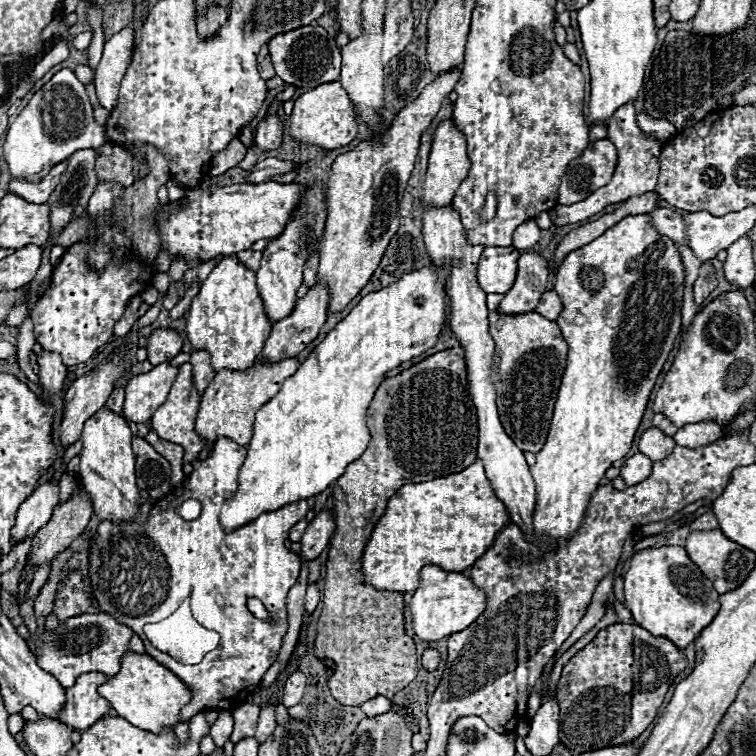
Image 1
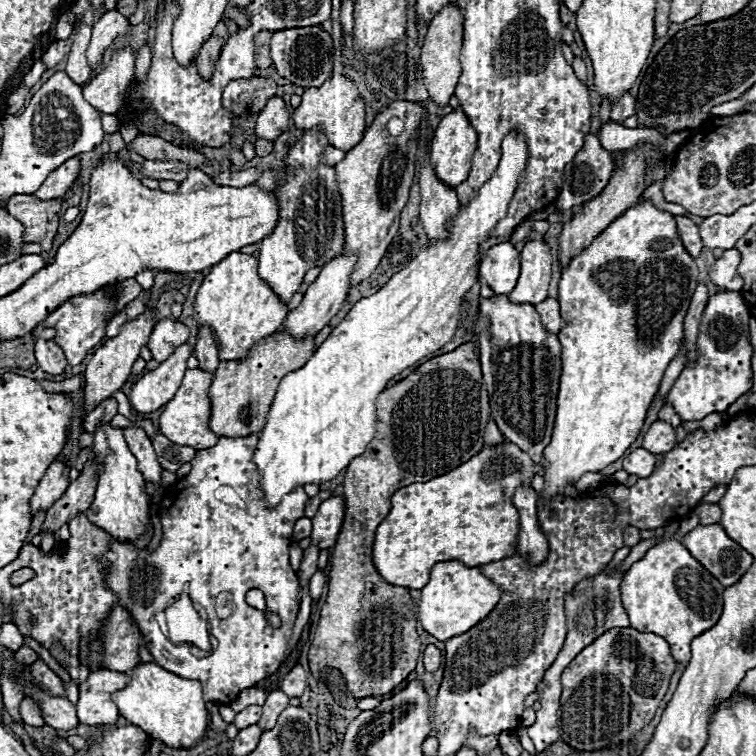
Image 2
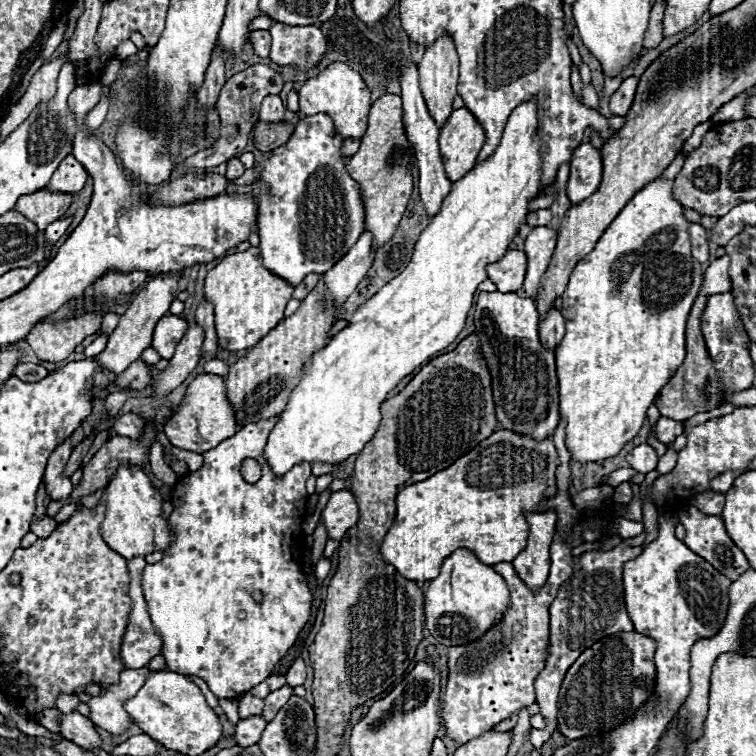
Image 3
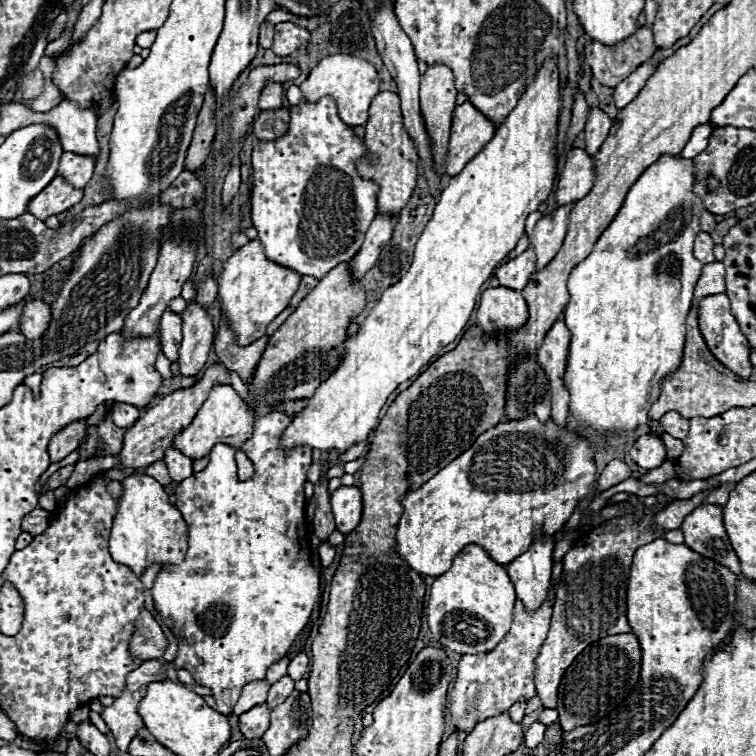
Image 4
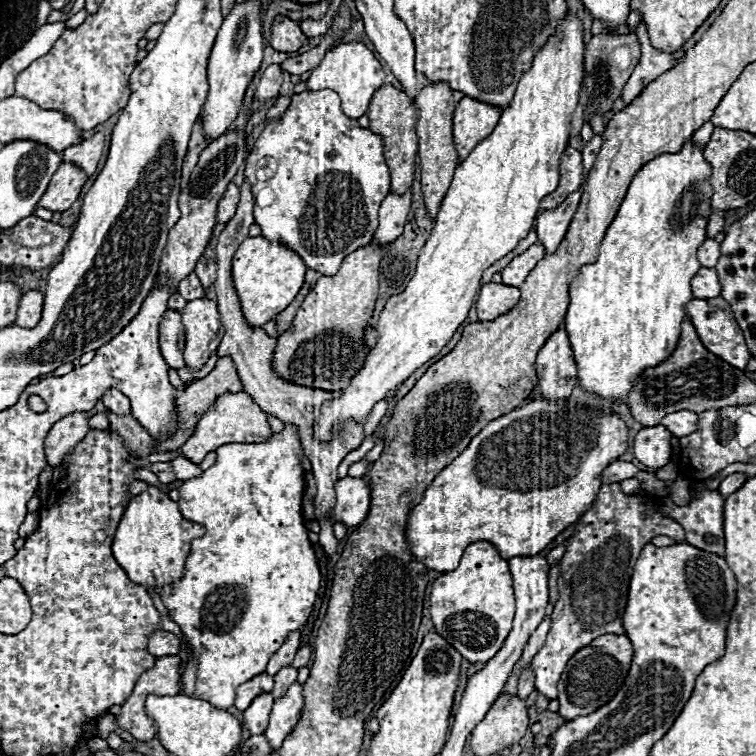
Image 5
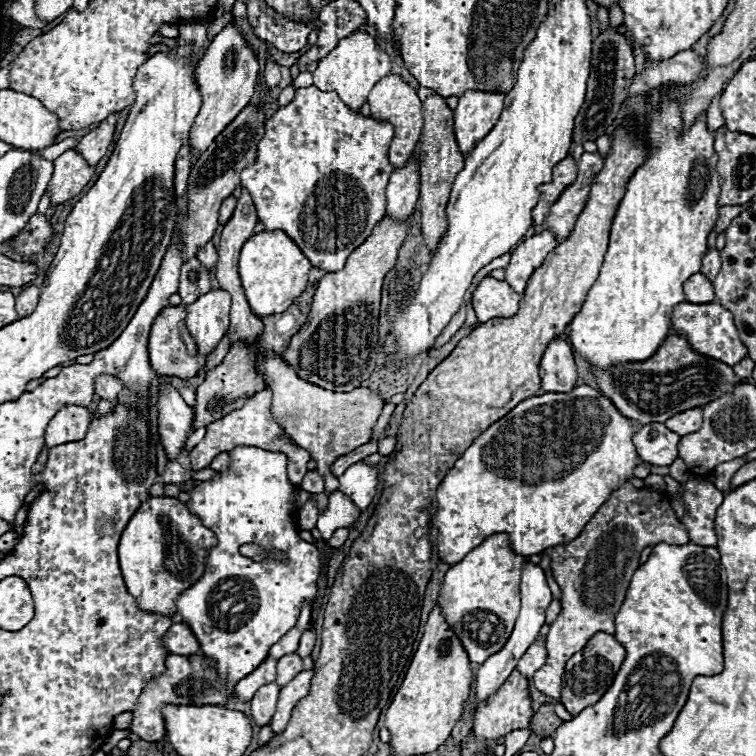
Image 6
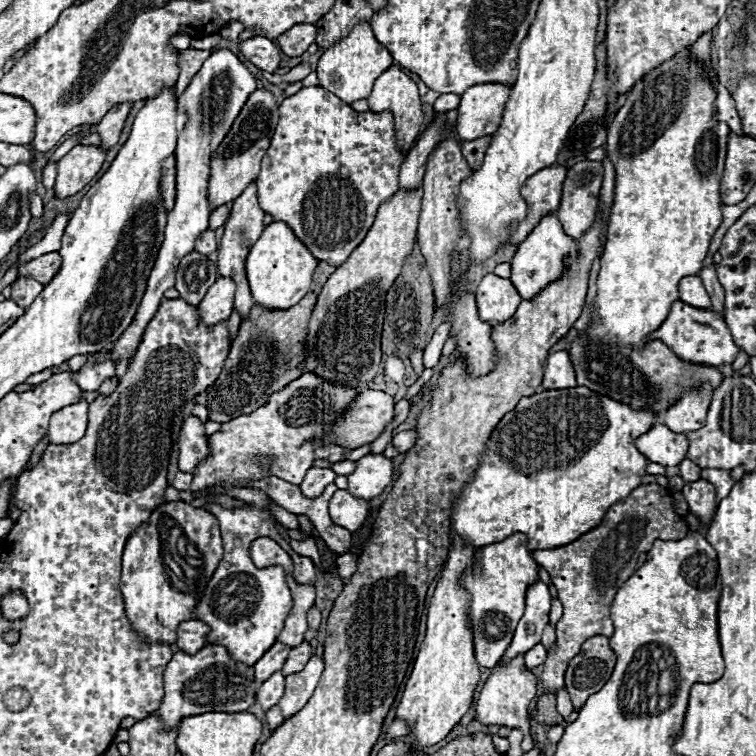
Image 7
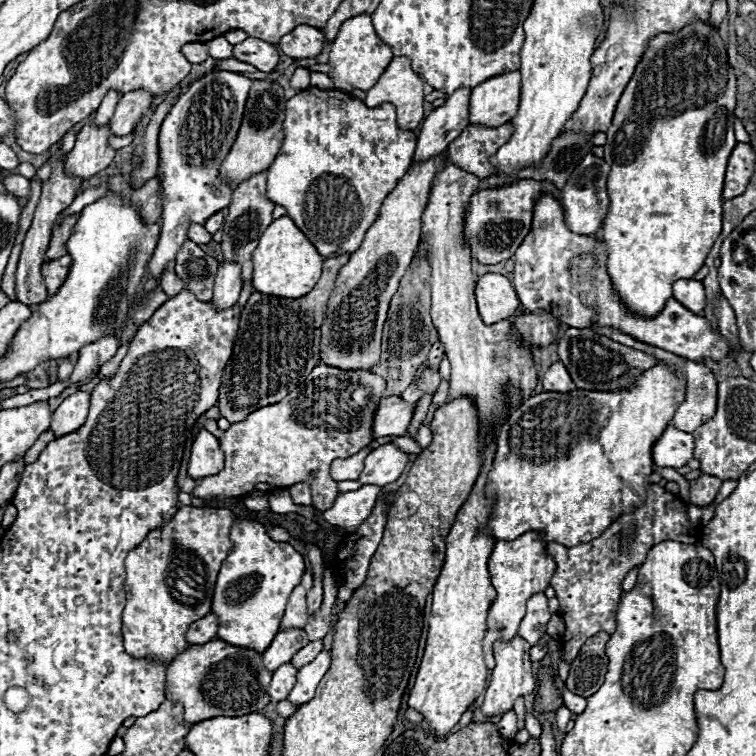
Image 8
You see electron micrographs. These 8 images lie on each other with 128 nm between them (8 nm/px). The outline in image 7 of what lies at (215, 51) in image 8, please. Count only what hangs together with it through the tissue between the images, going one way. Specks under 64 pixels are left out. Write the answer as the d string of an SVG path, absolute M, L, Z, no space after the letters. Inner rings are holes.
M206 36L200 40L192 40L190 46L196 50L212 50L212 48L218 48L220 40L222 40L222 36Z

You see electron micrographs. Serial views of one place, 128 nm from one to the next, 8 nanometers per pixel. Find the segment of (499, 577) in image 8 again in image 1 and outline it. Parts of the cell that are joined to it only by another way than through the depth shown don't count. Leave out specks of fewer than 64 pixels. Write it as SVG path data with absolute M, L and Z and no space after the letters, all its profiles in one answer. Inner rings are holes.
M424 566L420 572L420 586L410 602L412 628L420 640L436 642L468 628L484 612L484 608L486 594L474 586L470 576L464 576L462 572L448 572L440 566Z

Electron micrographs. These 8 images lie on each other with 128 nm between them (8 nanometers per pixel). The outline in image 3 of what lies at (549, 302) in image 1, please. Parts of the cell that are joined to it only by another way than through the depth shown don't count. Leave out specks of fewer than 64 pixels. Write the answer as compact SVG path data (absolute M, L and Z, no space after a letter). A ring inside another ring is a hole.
M552 308L548 312L548 316L540 322L540 342L546 350L550 352L556 352L556 348L560 346L564 334L566 334L566 326L564 326L564 316Z

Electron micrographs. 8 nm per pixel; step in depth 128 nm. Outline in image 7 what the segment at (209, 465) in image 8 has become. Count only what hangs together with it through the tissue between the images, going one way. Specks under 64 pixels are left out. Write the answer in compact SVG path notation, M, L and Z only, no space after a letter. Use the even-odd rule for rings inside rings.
M190 416L184 420L180 430L180 456L178 466L182 472L194 474L198 464L212 456L208 446L208 436L204 434L204 422L196 416Z

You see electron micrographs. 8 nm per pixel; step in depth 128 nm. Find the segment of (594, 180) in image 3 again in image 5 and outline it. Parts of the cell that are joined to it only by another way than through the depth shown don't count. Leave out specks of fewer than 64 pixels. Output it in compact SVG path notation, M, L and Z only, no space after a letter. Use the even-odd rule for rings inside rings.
M568 146L562 154L558 170L560 170L560 184L552 194L548 194L540 200L540 210L556 208L558 204L562 204L566 200L568 194L572 194L576 188L582 186L582 172L584 170L582 170L582 156L578 150Z

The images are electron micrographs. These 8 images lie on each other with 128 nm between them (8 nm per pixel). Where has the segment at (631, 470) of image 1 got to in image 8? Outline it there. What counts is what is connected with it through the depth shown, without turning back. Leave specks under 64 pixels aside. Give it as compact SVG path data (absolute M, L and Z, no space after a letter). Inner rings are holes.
M668 426L660 440L652 448L652 458L656 466L662 468L680 468L686 466L694 456L694 438L690 432L682 432L674 426Z

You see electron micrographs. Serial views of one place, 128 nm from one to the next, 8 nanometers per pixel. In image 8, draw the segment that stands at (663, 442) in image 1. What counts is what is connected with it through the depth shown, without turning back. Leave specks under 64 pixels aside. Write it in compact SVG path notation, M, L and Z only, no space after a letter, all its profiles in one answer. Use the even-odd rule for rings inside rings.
M596 328L596 330L598 330L602 336L608 336L608 338L616 340L616 342L620 342L620 344L624 344L624 346L630 346L630 348L634 348L634 350L646 352L646 354L658 358L658 360L664 360L664 362L672 364L674 368L678 368L678 374L682 374L682 376L686 378L686 398L684 398L684 402L676 408L676 414L674 414L674 418L672 418L672 426L676 426L676 428L680 428L680 430L684 430L684 432L694 432L700 424L708 422L708 420L714 416L714 412L716 412L716 392L718 392L718 390L716 390L716 378L714 378L714 374L712 374L710 368L706 368L704 364L696 364L696 362L692 362L692 360L684 360L684 358L680 358L680 356L676 356L676 354L672 354L672 352L664 352L664 350L660 350L660 348L654 348L654 346L648 346L648 344L644 344L644 342L638 342L638 340L634 340L634 338L628 336L628 334L616 332L614 328Z

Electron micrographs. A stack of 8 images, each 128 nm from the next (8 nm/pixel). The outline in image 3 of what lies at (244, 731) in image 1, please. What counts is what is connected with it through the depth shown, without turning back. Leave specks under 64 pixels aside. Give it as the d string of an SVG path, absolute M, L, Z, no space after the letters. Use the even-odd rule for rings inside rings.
M244 692L238 700L238 712L240 712L240 718L248 718L248 716L256 716L260 714L264 708L264 700L250 694L250 692Z

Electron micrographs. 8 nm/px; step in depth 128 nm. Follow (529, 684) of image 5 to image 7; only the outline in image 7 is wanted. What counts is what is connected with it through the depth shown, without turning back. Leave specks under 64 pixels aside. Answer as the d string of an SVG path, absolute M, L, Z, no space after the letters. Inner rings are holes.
M536 644L534 648L530 648L530 650L524 654L524 660L526 660L526 666L528 666L528 668L540 666L540 664L546 660L546 648L544 648L542 644Z

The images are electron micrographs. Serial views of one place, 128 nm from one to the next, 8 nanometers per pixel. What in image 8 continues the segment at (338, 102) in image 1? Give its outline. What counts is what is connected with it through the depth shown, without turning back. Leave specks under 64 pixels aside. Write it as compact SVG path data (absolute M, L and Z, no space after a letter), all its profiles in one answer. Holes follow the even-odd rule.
M358 14L358 16L352 16L348 18L336 40L332 42L332 52L330 52L330 66L332 66L332 82L334 82L334 88L336 90L342 90L342 92L352 92L352 90L364 90L368 92L376 80L382 76L382 72L388 68L390 60L394 58L392 54L392 48L388 44L384 44L378 34L374 32L374 26L372 26L372 20L370 20L370 14Z

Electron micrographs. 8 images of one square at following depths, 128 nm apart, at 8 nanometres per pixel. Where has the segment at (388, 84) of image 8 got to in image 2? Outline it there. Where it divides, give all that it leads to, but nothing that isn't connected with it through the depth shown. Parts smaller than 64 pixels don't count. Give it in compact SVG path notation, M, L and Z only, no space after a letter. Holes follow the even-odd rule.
M390 102L374 116L360 144L356 144L346 158L336 164L346 228L346 244L342 254L358 254L358 262L352 272L352 286L360 284L360 280L366 280L374 272L392 238L398 234L398 216L408 202L408 192L414 178L414 158L418 150L416 128L420 126L422 114L424 108L418 102ZM394 116L404 120L404 132L400 136L390 136L386 130L386 122Z

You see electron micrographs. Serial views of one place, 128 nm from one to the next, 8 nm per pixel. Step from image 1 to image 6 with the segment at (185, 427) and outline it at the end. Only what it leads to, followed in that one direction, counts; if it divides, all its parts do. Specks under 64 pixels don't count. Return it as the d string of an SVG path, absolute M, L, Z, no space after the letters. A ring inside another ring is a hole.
M264 390L258 392L256 396L252 396L252 400L248 400L248 404L244 404L244 408L230 412L228 416L208 424L208 432L204 436L204 440L194 446L190 450L190 460L192 460L192 470L204 470L210 466L210 462L222 454L222 452L230 452L236 446L258 446L264 450L272 450L272 452L284 452L288 458L288 480L298 486L306 474L306 464L310 462L310 452L296 446L294 442L290 442L290 436L284 432L282 426L278 426L278 422L274 420L272 414L272 392Z

